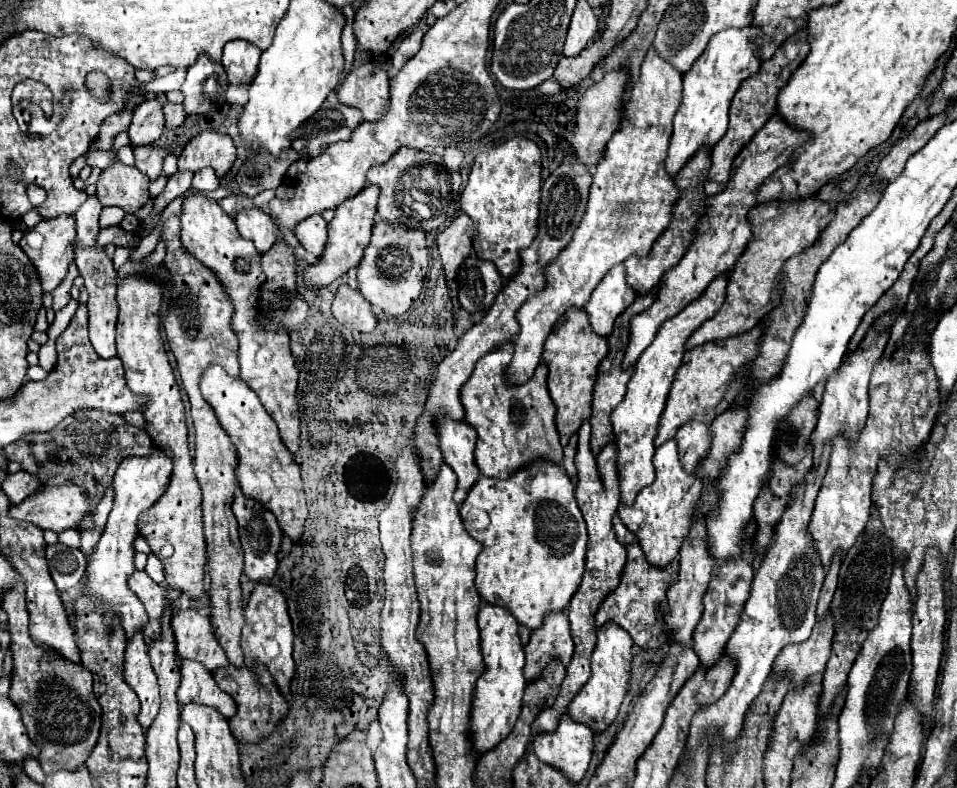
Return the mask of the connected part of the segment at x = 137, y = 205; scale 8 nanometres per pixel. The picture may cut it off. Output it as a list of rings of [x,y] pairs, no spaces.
[[[114,162],[98,178],[98,198],[102,206],[118,206],[126,214],[136,214],[150,198],[150,178],[136,166]]]

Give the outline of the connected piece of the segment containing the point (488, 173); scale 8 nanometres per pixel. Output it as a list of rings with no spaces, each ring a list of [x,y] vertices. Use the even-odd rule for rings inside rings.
[[[514,136],[502,142],[500,146],[476,156],[474,166],[470,168],[468,184],[462,190],[460,208],[472,218],[476,226],[476,232],[472,238],[474,250],[484,260],[494,262],[502,276],[512,276],[514,272],[518,272],[520,250],[528,248],[538,232],[538,208],[540,208],[540,188],[542,188],[540,170],[542,170],[542,156],[540,156],[538,144],[524,136]]]

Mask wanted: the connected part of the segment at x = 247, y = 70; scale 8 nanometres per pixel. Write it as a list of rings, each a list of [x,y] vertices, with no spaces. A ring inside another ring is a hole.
[[[246,40],[228,42],[222,54],[222,66],[228,74],[228,82],[234,86],[250,86],[258,72],[260,54],[262,52]]]

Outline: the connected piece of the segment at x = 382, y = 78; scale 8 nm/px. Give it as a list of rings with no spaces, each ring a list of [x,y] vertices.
[[[362,64],[352,70],[338,86],[338,100],[362,110],[364,120],[378,120],[388,104],[390,78],[386,70],[374,64]]]

